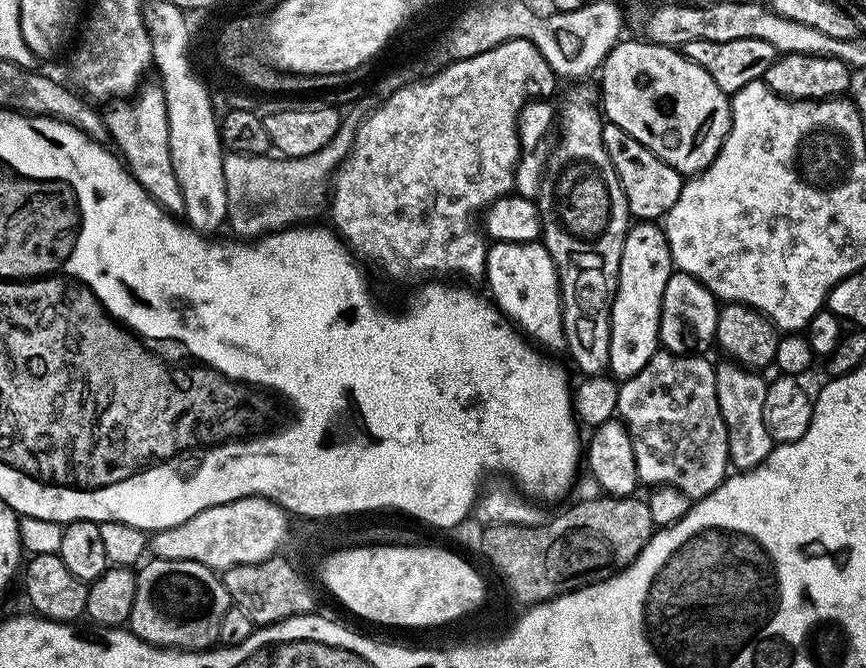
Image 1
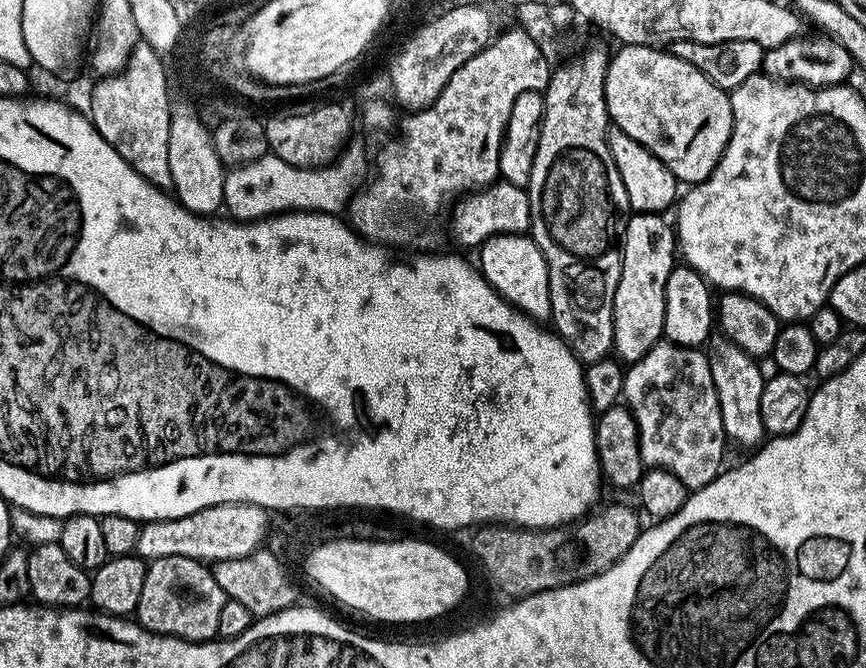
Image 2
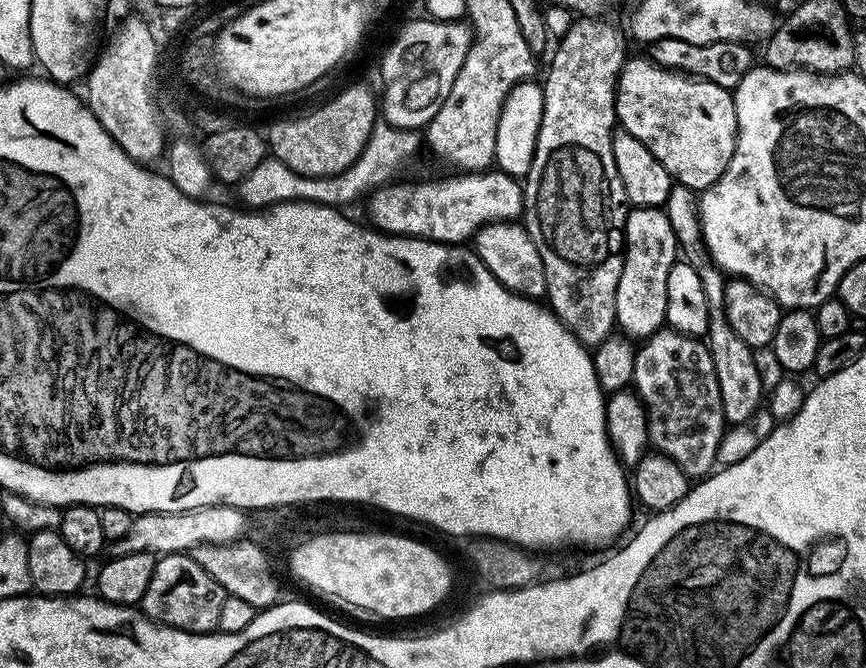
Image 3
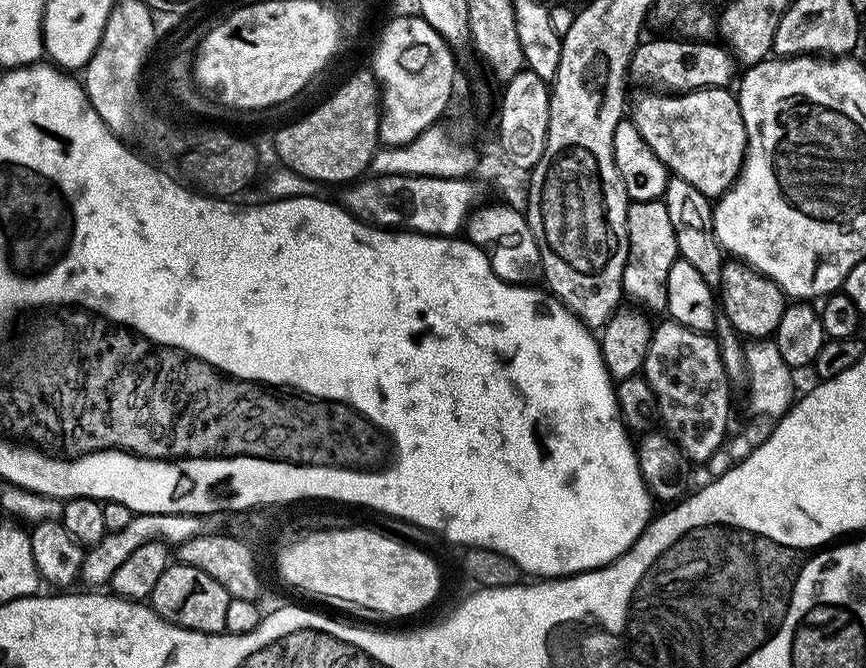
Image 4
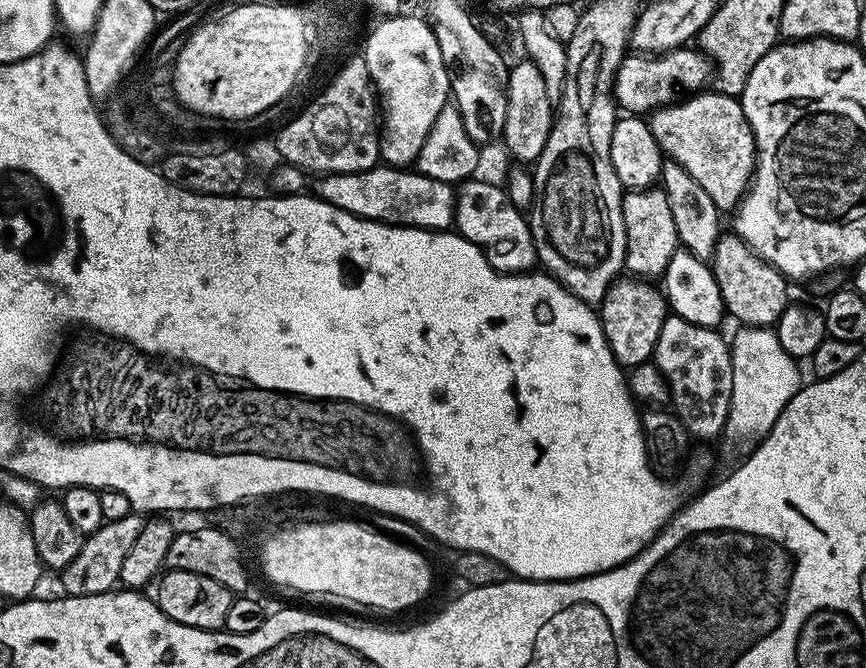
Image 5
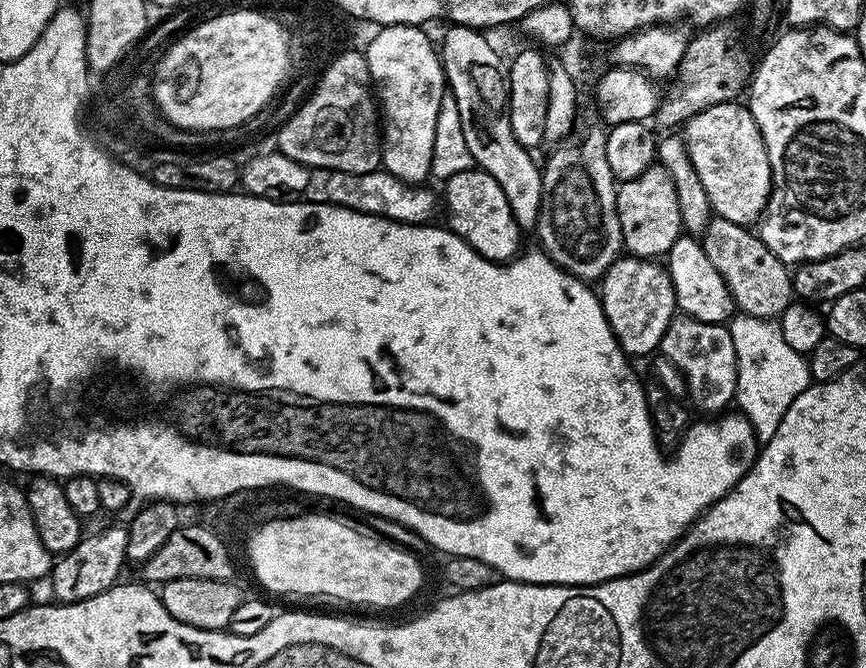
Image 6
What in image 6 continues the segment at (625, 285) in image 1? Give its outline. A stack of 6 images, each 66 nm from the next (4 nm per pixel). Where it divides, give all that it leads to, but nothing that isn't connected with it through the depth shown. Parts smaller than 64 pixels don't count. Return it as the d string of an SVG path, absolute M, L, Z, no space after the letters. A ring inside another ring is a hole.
M659 162L651 164L638 178L630 178L617 187L616 209L622 248L627 255L641 256L643 260L667 257L670 246L682 235L674 179Z

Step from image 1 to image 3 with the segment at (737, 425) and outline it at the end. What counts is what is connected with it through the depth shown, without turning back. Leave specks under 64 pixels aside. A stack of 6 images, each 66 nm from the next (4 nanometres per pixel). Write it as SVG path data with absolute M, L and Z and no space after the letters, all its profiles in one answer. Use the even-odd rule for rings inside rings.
M675 185L664 209L667 217L670 218L671 226L674 227L677 245L683 257L694 267L695 273L701 279L702 290L705 291L708 318L706 343L714 358L714 374L718 374L718 390L722 394L724 419L732 426L745 423L761 407L766 389L762 378L759 377L758 366L755 364L755 351L750 346L746 346L746 342L742 342L738 334L734 334L734 329L726 318L724 309L726 276L709 258L708 251L704 247L697 195L693 189Z

